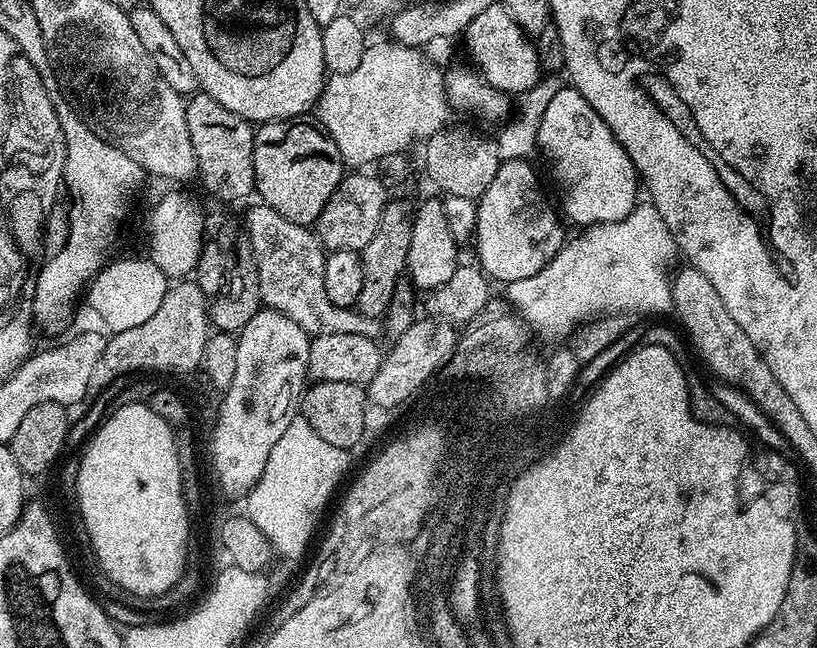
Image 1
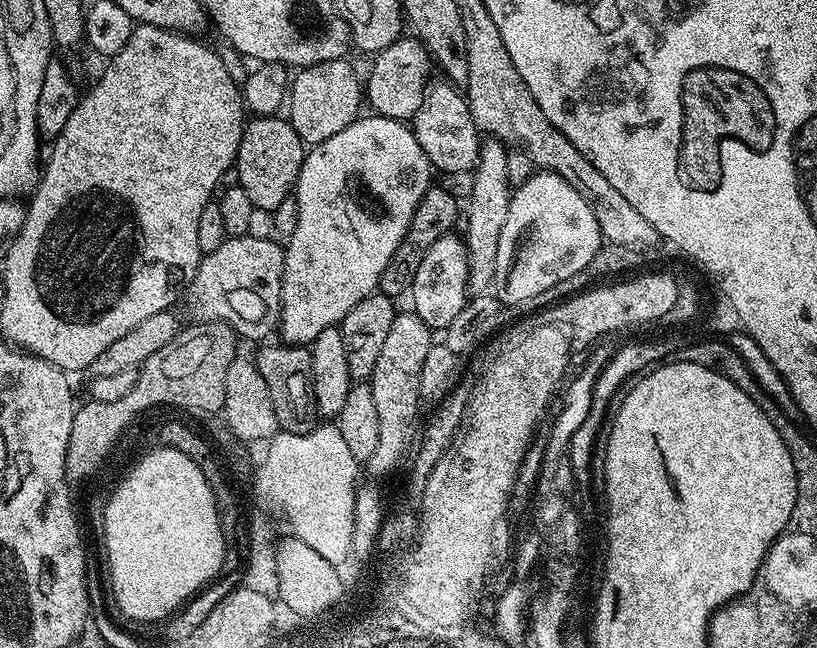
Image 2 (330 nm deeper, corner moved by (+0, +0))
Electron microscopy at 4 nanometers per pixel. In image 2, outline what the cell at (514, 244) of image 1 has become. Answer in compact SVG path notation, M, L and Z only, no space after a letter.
M449 234L438 238L418 265L418 274L414 274L414 282L410 289L412 296L411 311L416 313L426 326L433 330L443 330L462 310L462 306L470 299L468 290L468 248L459 235Z

